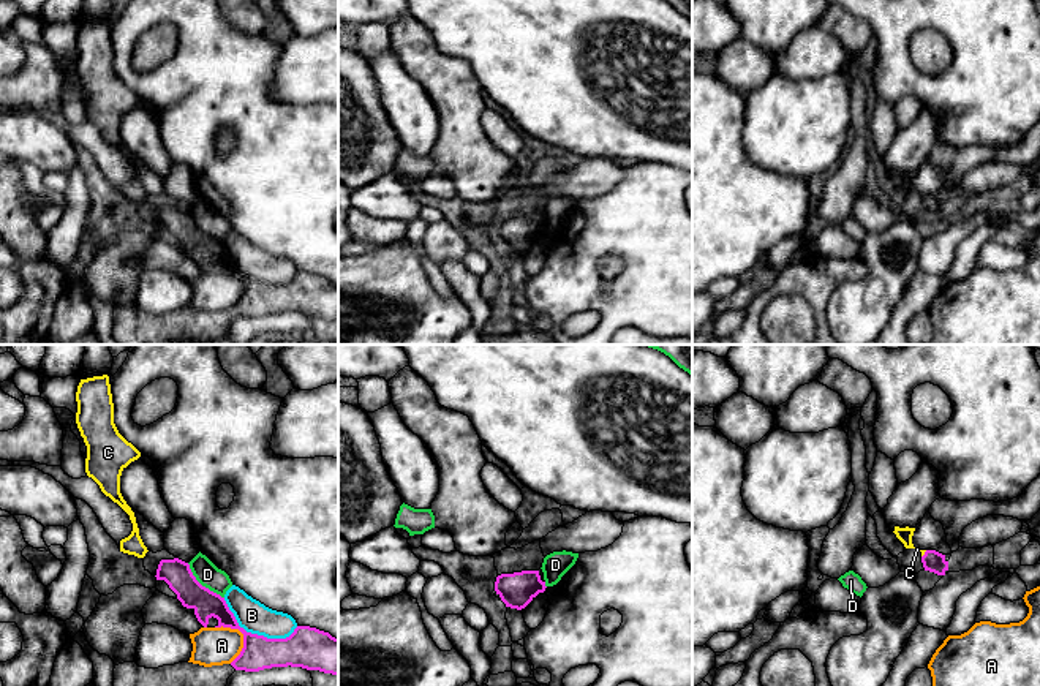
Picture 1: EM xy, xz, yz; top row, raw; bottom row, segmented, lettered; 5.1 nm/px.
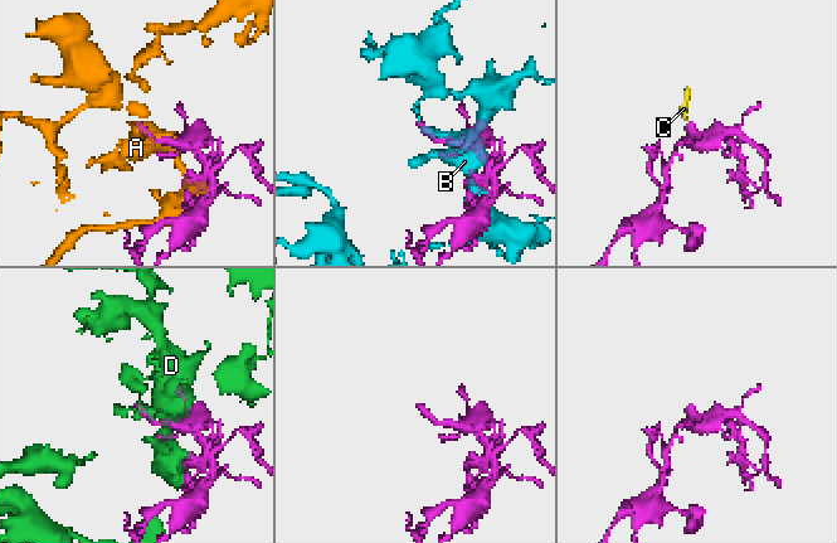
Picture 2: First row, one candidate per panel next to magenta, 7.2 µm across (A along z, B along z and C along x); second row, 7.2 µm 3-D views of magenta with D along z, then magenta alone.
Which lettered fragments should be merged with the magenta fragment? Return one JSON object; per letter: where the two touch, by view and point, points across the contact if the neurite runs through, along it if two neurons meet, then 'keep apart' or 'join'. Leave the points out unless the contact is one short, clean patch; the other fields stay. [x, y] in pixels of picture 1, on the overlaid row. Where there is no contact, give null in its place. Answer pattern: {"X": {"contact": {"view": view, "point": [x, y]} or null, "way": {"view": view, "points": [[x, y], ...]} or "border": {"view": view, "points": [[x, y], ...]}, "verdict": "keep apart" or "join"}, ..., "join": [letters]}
{"A": {"contact": {"view": "xy", "point": [244, 636]}, "verdict": "keep apart"}, "B": {"contact": {"view": "xy", "point": [255, 634]}, "verdict": "keep apart"}, "C": {"contact": {"view": "yz", "point": [925, 554]}, "way": {"view": "yz", "points": [[933, 561], [925, 554], [917, 549]]}, "verdict": "join"}, "D": {"contact": {"view": "xy", "point": [201, 585]}, "verdict": "keep apart"}, "join": ["C"]}

